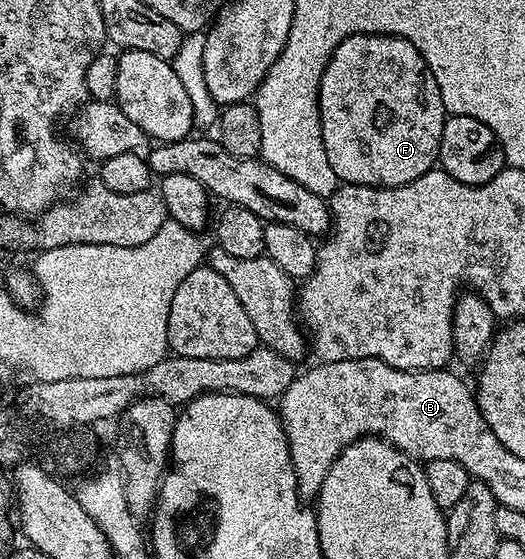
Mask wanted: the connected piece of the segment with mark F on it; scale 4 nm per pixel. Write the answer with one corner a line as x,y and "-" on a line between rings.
356,34
344,38
344,42
340,42
340,46
336,46
336,50
324,70
324,78
320,82
320,90
318,91
318,109
322,123
324,150
328,154
328,162
332,162
332,170
336,170
339,181
347,184
368,184
379,190
399,188
416,178
420,178
425,172
435,167
440,150
440,134
444,134
448,113
440,98
440,86
436,86
436,78
432,74
428,62
424,62
420,50
416,50
416,46
412,46
412,42
408,42
404,38
399,36
369,36
368,34

